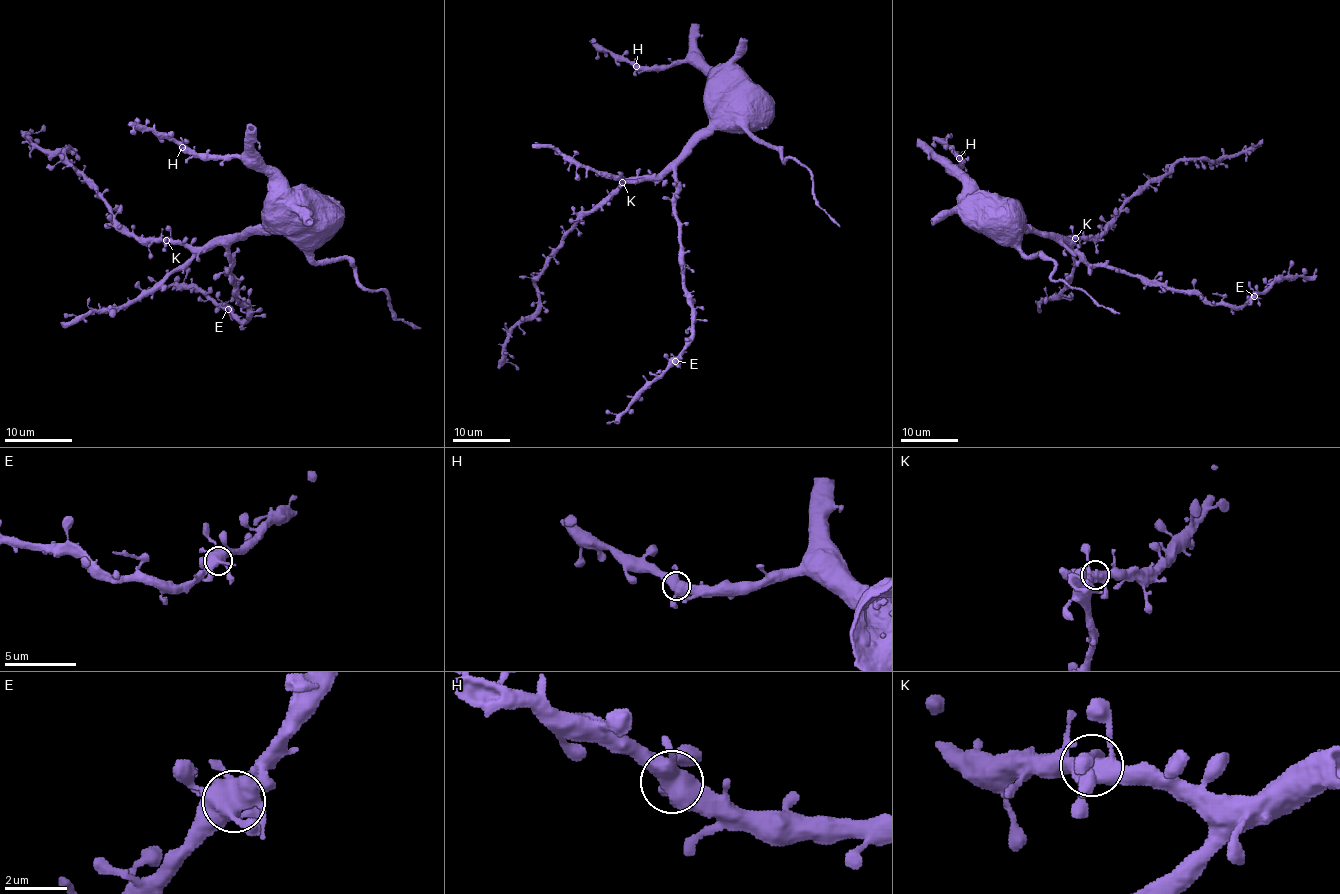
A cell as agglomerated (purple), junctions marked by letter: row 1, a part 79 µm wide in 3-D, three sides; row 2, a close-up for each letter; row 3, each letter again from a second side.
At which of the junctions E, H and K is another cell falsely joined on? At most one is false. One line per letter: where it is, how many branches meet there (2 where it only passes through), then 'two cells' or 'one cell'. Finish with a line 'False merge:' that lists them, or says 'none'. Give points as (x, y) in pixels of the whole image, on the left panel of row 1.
E: at (228, 309); 6 branches meet; one cell
H: at (182, 147); 5 branches meet; one cell
K: at (166, 240); 5 branches meet; one cell
False merge: none

